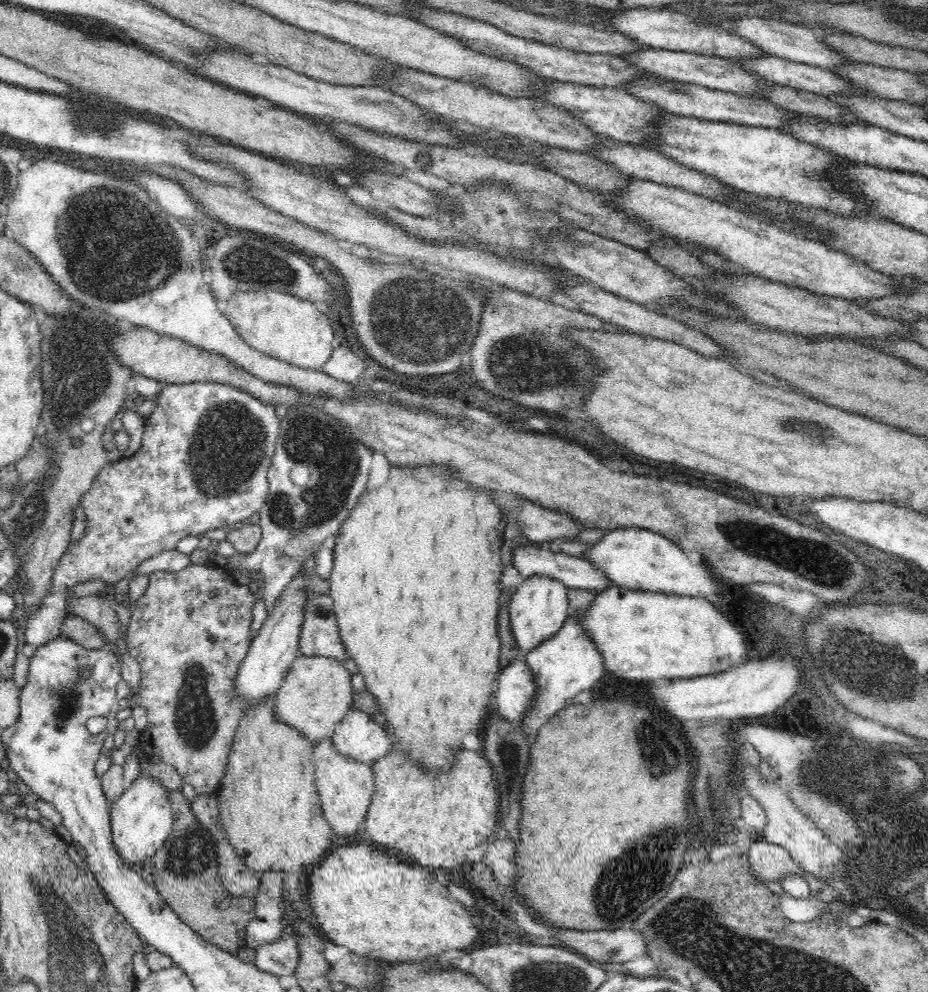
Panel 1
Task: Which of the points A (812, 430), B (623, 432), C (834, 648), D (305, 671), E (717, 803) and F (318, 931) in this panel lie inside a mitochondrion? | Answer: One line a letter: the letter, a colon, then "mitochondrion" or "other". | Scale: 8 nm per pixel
A: mitochondrion
B: other
C: mitochondrion
D: other
E: mitochondrion
F: other

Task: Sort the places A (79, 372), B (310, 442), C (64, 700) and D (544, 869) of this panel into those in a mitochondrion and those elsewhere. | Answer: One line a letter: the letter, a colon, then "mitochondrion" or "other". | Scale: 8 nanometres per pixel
A: mitochondrion
B: mitochondrion
C: mitochondrion
D: other

